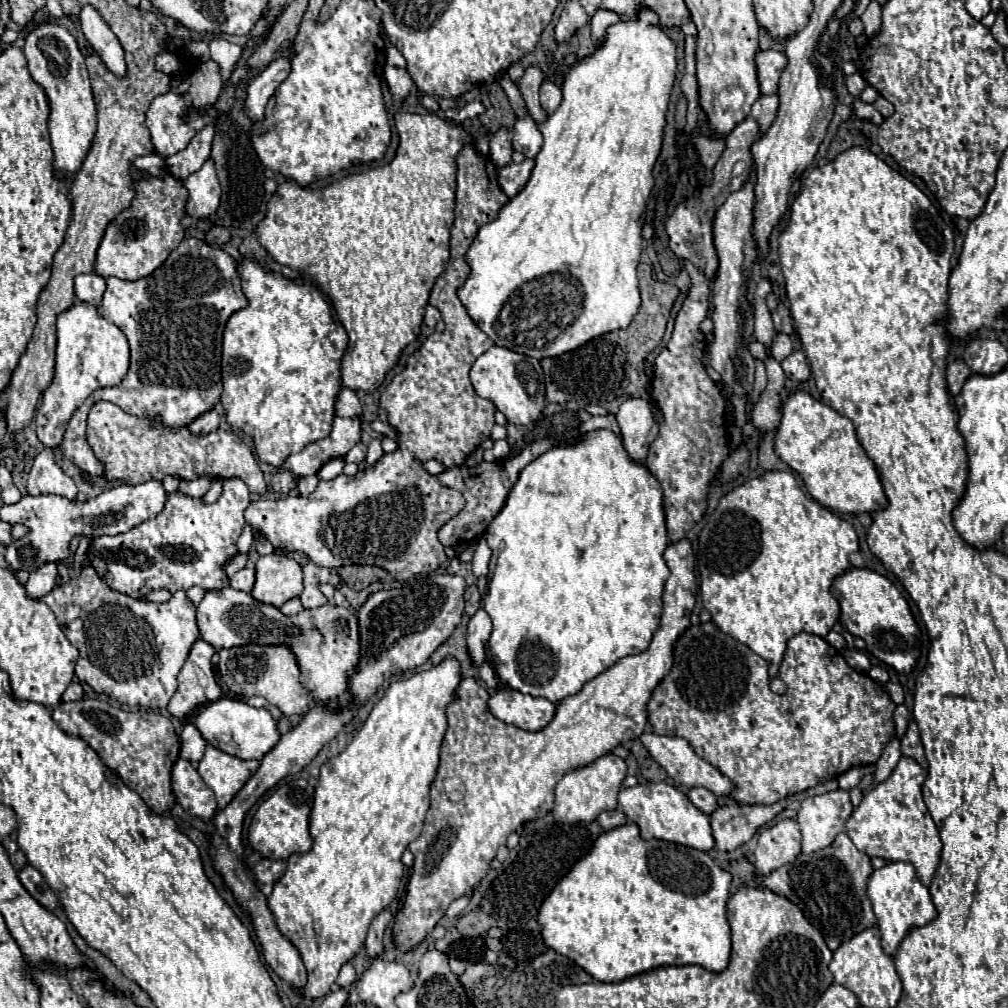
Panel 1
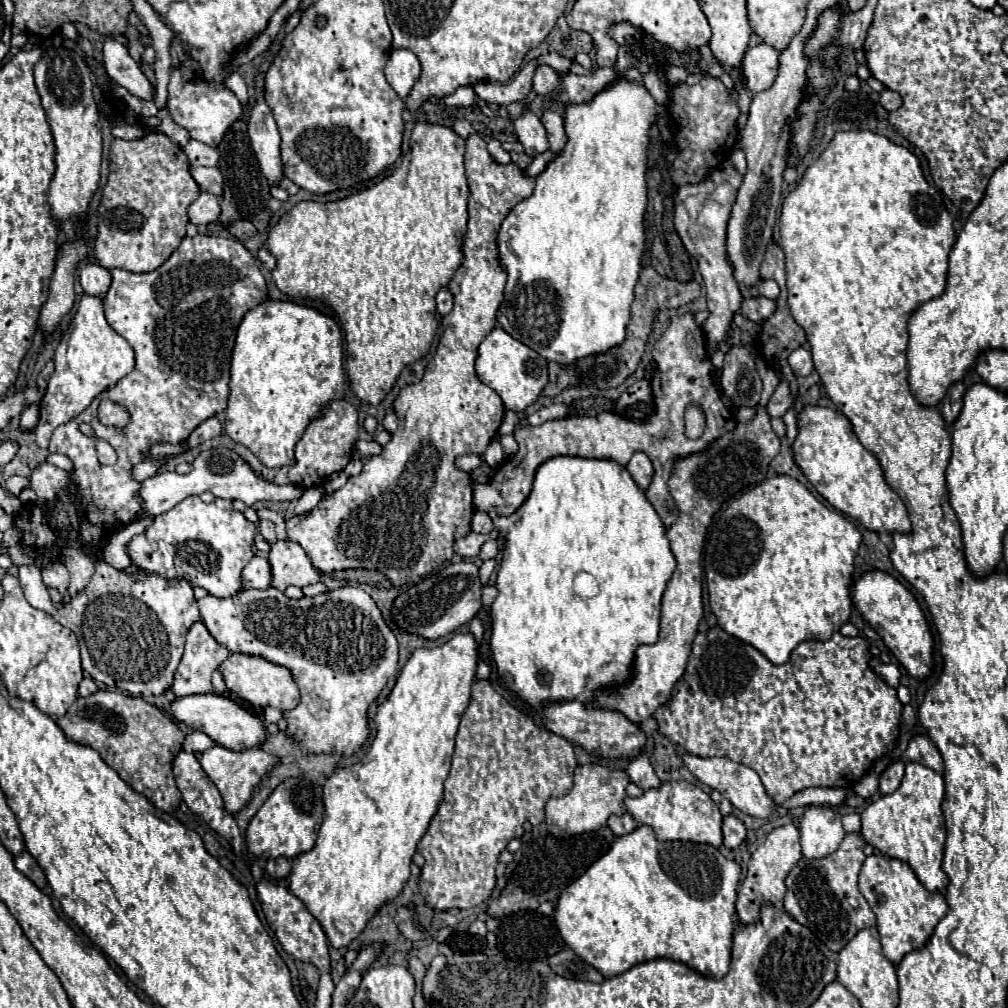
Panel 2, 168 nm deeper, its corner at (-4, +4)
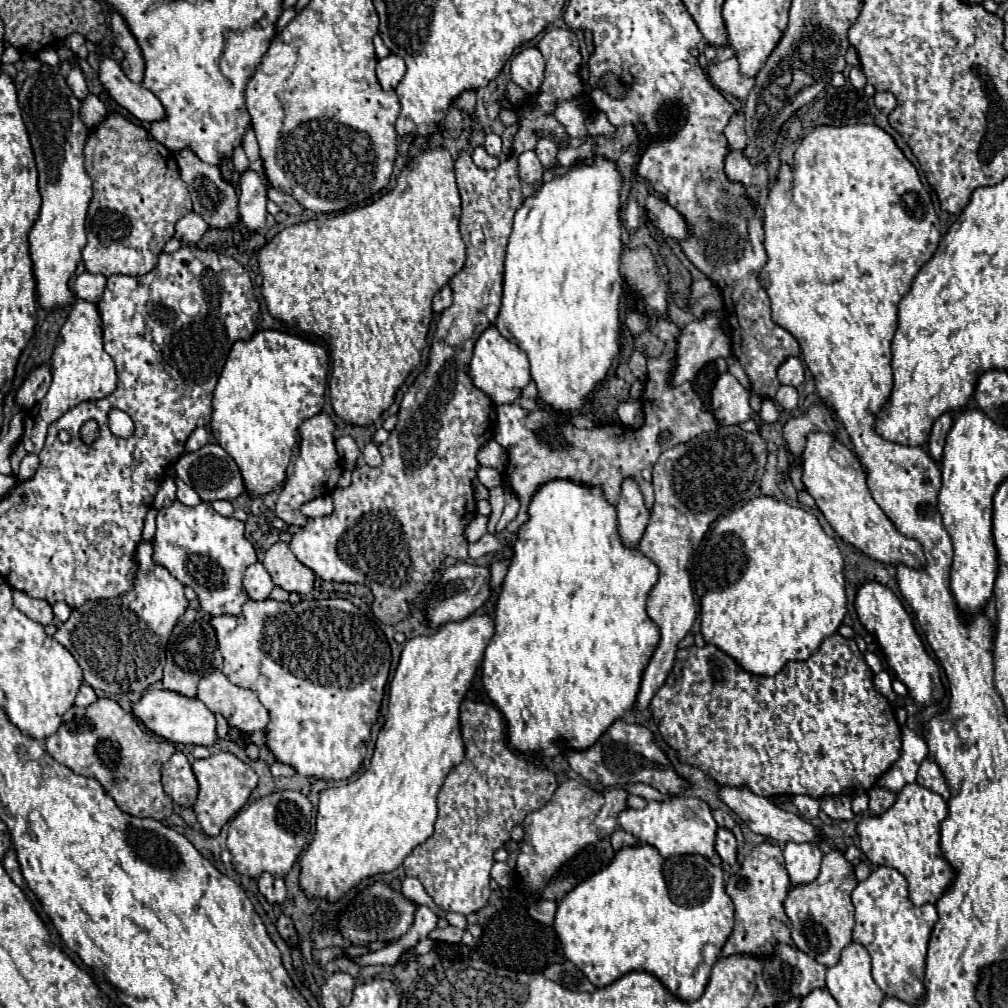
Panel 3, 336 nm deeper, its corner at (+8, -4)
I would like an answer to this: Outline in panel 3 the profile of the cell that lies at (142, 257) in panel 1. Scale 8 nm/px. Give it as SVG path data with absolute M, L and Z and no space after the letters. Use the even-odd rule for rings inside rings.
M109 115L87 137L85 169L89 169L93 177L93 199L85 221L87 229L87 245L83 249L85 269L89 273L101 273L105 277L111 277L115 273L131 277L145 275L155 267L157 257L163 253L165 243L173 237L175 233L173 227L177 219L181 219L193 209L187 185L179 177L175 155L165 145L157 143L143 127L133 125L121 115Z

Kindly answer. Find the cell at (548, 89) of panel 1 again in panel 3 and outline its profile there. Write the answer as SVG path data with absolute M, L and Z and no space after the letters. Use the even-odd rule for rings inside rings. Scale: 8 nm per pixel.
M537 47L523 49L513 61L511 61L511 79L527 93L535 95L539 93L539 87L543 83L543 55Z

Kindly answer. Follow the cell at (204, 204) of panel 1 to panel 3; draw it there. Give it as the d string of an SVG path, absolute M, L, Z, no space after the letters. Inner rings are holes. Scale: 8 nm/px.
M195 211L187 213L185 217L181 217L177 223L175 223L175 237L183 243L197 243L203 233L209 229L209 225L203 221L201 215L197 215Z

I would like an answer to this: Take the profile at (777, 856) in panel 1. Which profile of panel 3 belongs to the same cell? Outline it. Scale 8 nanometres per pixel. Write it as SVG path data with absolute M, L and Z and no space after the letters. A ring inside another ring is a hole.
M763 841L751 849L745 857L739 873L727 883L727 895L735 905L735 925L727 939L721 955L733 955L735 951L755 951L755 955L765 955L775 943L791 943L787 915L783 911L783 899L791 887L783 851L777 843Z

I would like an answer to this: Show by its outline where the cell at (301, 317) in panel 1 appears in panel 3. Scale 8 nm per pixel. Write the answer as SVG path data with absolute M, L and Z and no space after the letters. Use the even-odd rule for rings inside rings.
M261 329L251 339L233 345L213 391L211 431L239 465L247 493L261 497L281 485L297 443L299 423L323 407L327 375L325 347L299 335Z

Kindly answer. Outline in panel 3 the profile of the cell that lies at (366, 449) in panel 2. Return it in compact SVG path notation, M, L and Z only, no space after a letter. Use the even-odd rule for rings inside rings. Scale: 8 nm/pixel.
M373 443L365 445L365 449L363 449L363 457L365 457L367 465L371 465L371 467L379 467L379 465L381 465L381 455L379 455L379 449L377 449Z

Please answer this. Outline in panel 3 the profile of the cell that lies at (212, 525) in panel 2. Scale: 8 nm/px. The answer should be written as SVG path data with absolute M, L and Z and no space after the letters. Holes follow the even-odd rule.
M175 501L157 513L157 533L151 541L155 565L163 565L175 579L189 585L209 615L239 615L247 593L241 587L243 571L257 561L257 553L245 537L245 525L233 517L221 517L209 503L187 507Z

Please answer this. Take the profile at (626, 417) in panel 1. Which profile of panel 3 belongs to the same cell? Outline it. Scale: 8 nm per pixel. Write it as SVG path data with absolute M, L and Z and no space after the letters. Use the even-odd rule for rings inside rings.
M625 477L621 483L617 521L619 521L619 535L623 543L629 547L635 547L649 523L649 511L643 503L643 495L633 477Z

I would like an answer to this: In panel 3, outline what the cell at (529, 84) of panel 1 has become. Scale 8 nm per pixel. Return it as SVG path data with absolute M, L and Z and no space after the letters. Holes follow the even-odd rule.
M549 135L539 137L537 147L535 147L535 153L537 153L539 161L543 163L543 167L547 167L547 169L549 169L549 167L553 167L557 151L559 151L559 147L557 147L557 143L555 143L555 141L553 141Z

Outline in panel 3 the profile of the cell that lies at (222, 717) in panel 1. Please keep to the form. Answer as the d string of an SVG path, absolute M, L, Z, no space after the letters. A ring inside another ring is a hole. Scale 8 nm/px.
M151 689L147 691L135 705L133 705L135 717L139 717L153 733L165 737L171 743L191 743L191 745L205 745L211 747L215 741L219 741L217 735L217 721L213 713L199 701L199 699L189 699L173 691L163 691L163 689Z

